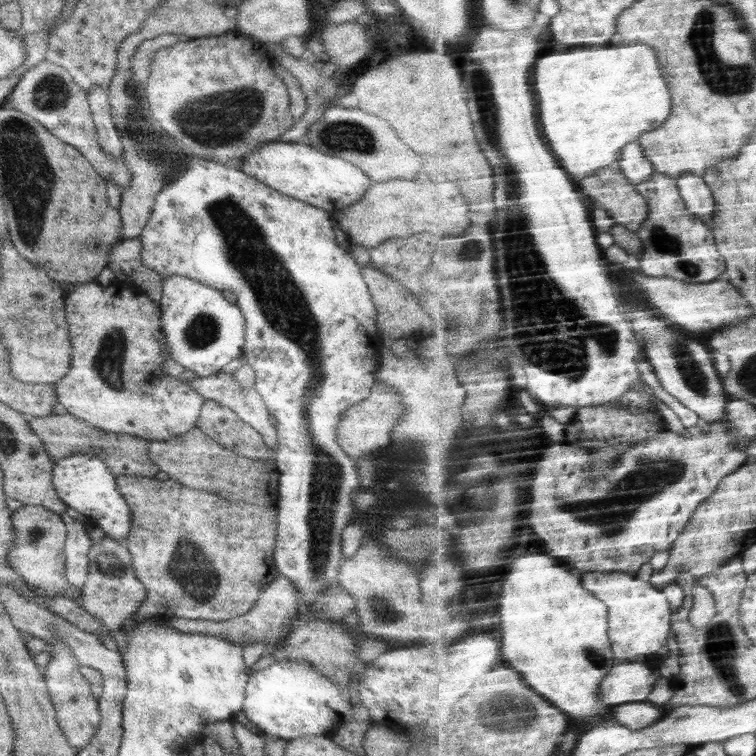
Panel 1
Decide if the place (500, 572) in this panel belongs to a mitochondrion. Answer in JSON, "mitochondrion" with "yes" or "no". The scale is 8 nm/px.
{"mitochondrion":"no"}

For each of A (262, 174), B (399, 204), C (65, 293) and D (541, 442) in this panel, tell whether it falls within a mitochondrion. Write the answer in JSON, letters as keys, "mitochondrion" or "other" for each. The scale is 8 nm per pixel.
{"A":"other","B":"other","C":"other","D":"other"}

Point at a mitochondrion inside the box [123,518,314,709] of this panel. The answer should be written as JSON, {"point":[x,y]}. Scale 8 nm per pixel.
{"point":[188,568]}

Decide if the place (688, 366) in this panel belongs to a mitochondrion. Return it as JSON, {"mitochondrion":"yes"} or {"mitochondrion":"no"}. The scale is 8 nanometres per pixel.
{"mitochondrion":"yes"}

